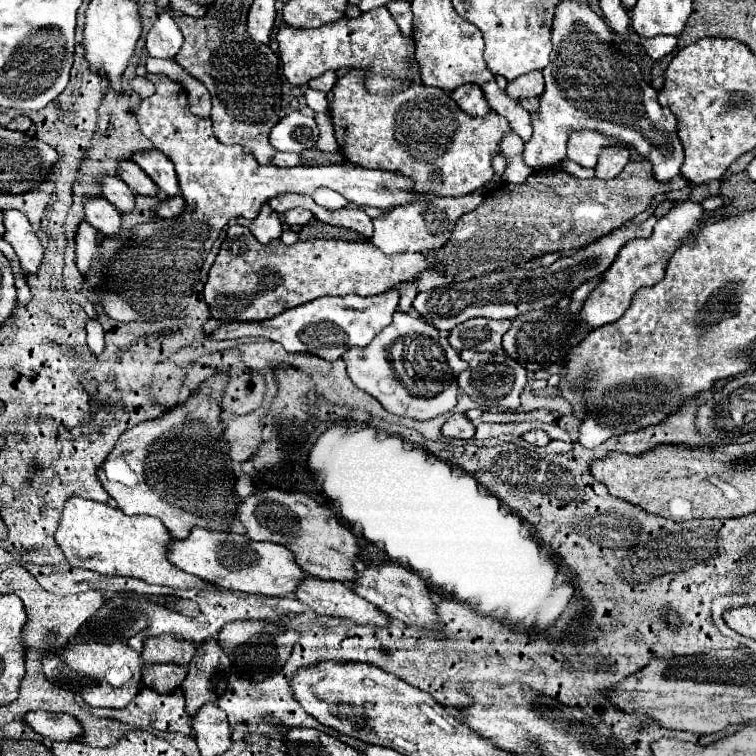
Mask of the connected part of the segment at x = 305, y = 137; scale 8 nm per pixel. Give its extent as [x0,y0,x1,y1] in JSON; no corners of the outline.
[269,111,319,153]

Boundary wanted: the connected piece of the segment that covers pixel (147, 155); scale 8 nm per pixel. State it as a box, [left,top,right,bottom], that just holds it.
[133,149,181,197]

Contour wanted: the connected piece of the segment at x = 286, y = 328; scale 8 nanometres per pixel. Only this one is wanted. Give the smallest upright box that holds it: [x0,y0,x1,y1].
[213,289,399,361]

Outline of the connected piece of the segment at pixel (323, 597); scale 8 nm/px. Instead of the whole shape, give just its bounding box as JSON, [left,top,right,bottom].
[295,577,389,627]

